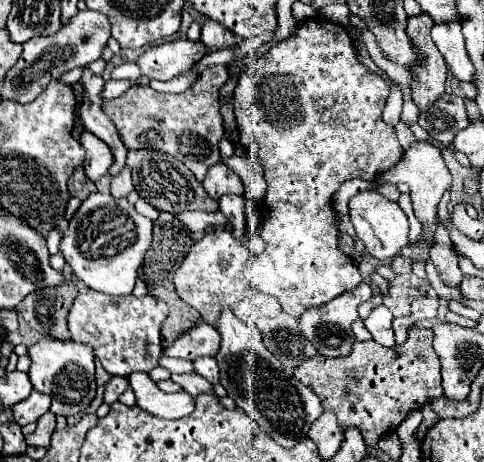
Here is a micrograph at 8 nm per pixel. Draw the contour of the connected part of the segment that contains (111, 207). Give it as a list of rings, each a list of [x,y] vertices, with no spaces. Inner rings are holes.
[[[93,192],[69,220],[61,240],[61,254],[73,274],[85,282],[87,288],[125,296],[133,292],[137,268],[143,262],[145,250],[153,240],[153,222],[141,216],[125,198],[115,200],[111,194]]]

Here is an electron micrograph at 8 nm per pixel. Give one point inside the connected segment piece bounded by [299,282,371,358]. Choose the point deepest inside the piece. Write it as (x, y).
(328, 327)

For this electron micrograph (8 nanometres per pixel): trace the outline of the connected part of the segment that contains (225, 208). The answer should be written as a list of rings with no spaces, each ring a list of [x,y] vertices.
[[[223,196],[219,200],[219,212],[227,216],[233,224],[233,236],[241,242],[247,234],[247,220],[245,220],[245,196]]]

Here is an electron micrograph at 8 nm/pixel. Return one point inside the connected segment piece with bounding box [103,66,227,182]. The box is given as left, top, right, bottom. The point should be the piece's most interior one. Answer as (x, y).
(188, 126)

